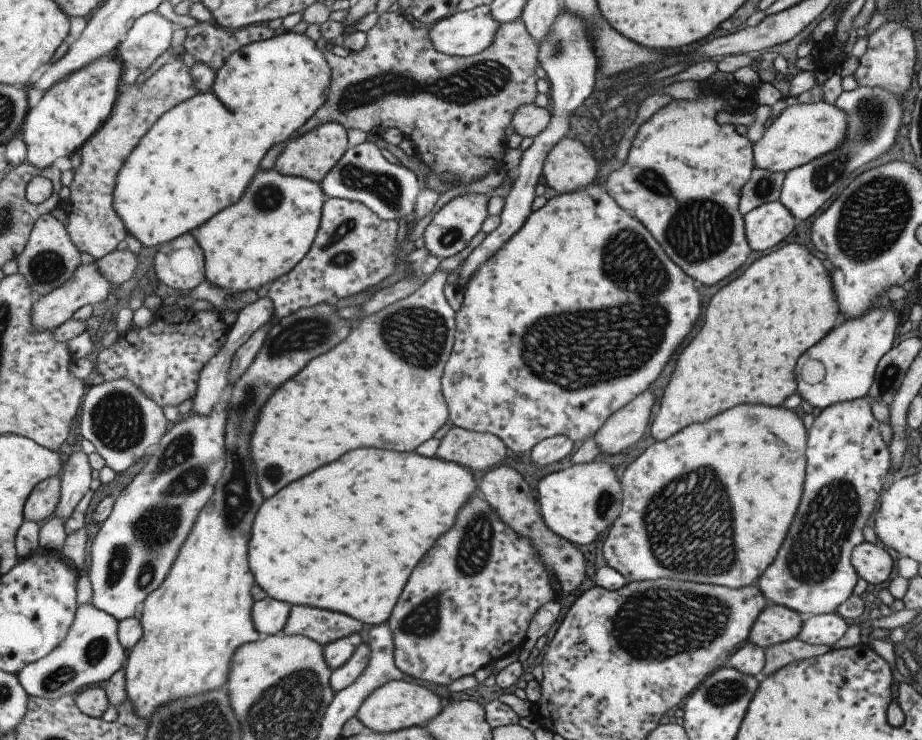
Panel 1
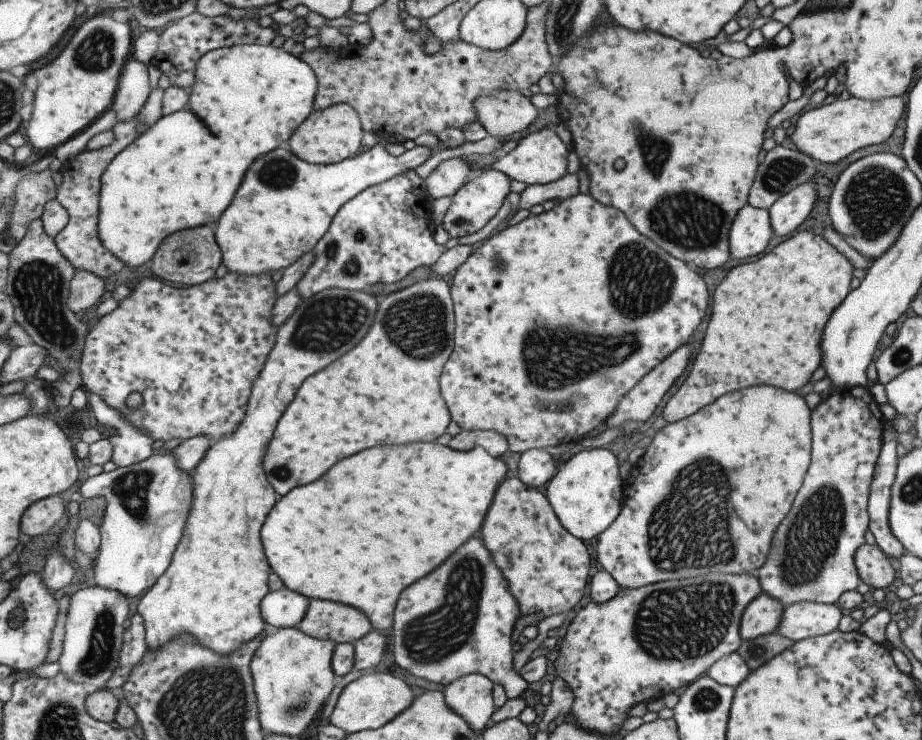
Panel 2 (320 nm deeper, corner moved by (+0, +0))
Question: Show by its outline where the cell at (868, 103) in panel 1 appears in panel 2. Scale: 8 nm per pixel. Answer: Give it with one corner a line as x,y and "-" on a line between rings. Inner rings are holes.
811,180
796,186
787,194
781,195
766,211
770,220
772,234
775,236
787,236
793,232
811,212
816,192

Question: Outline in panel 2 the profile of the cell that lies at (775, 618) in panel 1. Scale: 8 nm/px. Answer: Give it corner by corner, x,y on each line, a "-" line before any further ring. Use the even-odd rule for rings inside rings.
759,593
740,616
738,631
742,640
775,632
784,606
768,594

